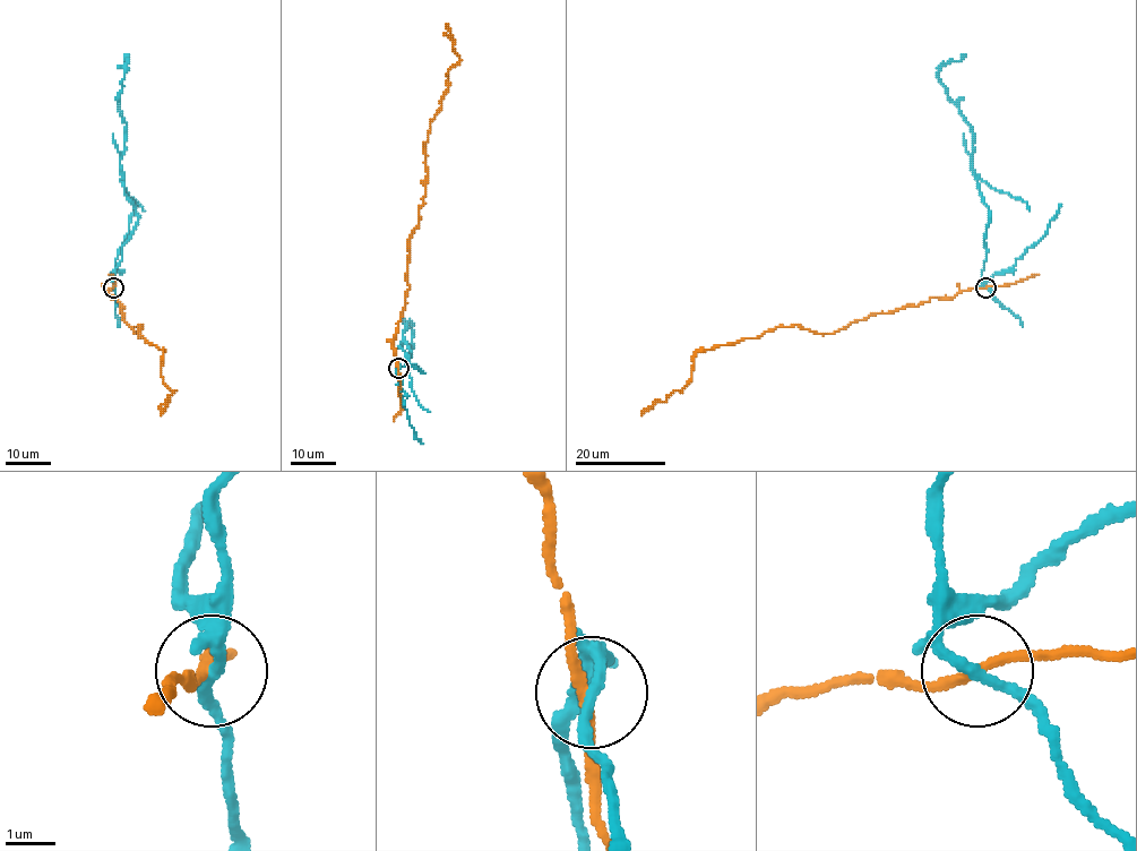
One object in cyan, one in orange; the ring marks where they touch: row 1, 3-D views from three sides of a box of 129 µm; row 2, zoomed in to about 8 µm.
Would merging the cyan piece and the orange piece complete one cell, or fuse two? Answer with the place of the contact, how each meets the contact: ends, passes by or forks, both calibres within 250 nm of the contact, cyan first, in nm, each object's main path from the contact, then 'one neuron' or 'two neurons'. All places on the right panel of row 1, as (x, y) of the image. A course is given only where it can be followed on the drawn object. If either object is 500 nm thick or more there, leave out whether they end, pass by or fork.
at (985, 288); cyan passes by; orange passes by; 200 nm thick on the cyan side, 200 nm on the other; cyan runs (985, 288), (983, 239), (990, 215), (971, 164), (972, 126), (937, 74), (942, 65), (958, 61), (965, 53); orange runs (985, 288), (871, 314), (830, 334), (776, 326), (756, 337), (697, 350), (681, 390), (640, 414); two neurons

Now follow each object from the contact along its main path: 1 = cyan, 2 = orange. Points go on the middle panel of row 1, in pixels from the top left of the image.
1: (398, 368), (413, 366), (423, 372), (405, 353), (411, 354), (403, 332), (410, 319), (410, 347)
2: (398, 368), (393, 342), (424, 195), (427, 138), (459, 57), (446, 23)

